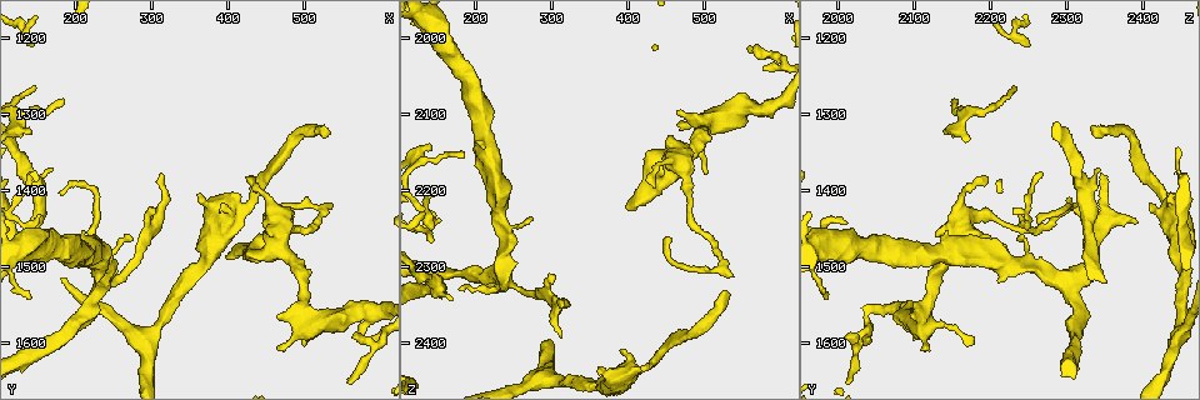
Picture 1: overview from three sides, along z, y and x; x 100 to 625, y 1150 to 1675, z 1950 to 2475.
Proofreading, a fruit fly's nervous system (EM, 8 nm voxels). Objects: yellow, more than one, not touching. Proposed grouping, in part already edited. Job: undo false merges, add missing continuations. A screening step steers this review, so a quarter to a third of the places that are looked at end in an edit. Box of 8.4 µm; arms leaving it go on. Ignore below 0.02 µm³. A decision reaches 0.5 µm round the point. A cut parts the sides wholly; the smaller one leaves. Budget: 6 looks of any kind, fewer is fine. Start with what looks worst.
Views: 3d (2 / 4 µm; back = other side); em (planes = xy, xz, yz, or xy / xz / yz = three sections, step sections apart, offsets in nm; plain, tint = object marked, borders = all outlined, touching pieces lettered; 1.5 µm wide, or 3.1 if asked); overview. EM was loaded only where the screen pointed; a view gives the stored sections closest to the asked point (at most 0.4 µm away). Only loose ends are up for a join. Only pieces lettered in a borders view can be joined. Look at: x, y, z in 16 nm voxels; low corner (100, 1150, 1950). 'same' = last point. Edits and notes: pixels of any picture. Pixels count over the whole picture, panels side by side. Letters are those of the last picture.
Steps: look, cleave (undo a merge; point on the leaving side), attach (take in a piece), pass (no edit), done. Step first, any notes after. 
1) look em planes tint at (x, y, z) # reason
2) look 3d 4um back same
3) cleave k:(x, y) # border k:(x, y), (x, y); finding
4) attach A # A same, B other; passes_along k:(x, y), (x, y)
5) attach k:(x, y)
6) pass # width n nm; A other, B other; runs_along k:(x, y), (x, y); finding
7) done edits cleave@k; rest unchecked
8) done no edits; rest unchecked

look 3d 4um at (395, 1485, 2220) # branch stops here

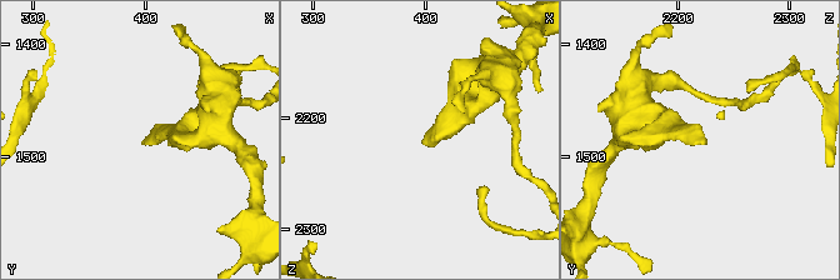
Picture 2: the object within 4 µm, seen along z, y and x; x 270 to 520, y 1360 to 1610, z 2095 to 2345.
look em xz step 8 borders at (396, 1490, 2222)

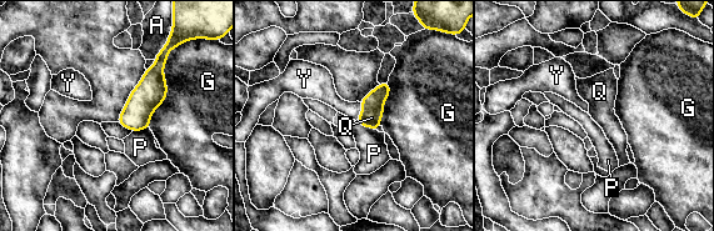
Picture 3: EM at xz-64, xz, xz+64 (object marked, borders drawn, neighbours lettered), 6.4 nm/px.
attach Y # A other, G other, P other, Q other, Y same; passes_along 3:(373, 103), (362, 111), (328, 94); it goes on there

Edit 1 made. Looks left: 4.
look overview # see it whole again

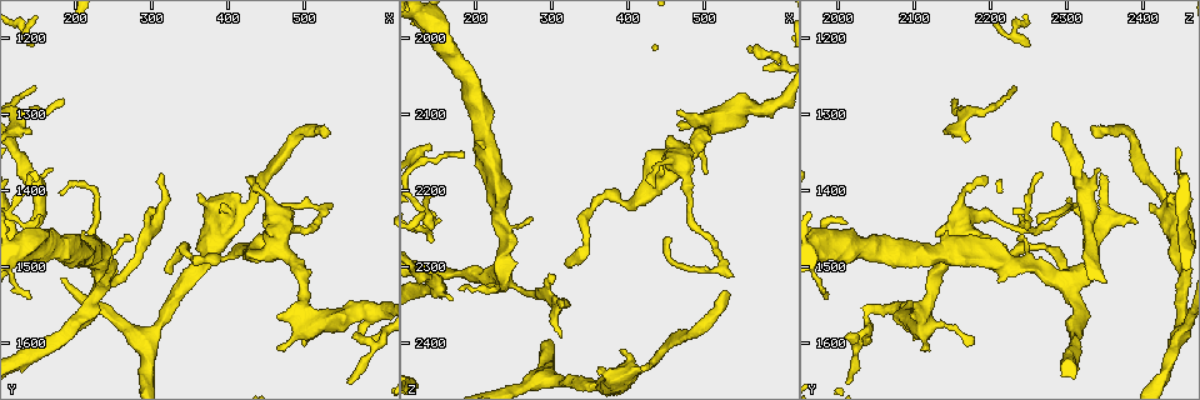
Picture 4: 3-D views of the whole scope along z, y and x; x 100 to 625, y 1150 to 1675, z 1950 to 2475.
look 3d 2um back at (310, 1440, 2390) # free end

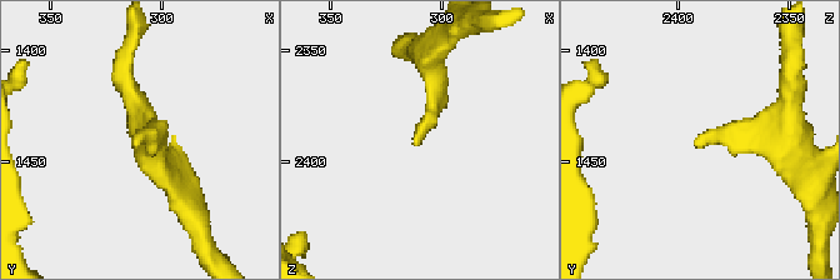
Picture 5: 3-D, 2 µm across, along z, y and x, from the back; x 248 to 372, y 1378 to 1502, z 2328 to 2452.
look em planes borders at (311, 1443, 2392) # now the EM

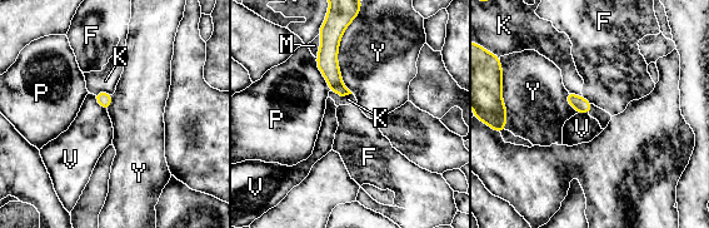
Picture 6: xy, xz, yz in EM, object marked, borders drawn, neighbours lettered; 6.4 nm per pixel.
pass # F other, K other, M other, P other, V other, Y other; border 6:(91, 94), (106, 112); none of them fits

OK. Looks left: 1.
done edits attach@3; rest unchecked

